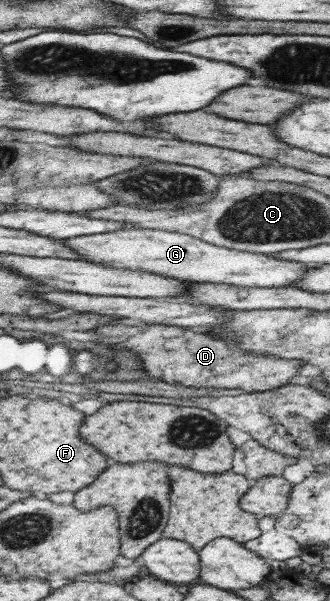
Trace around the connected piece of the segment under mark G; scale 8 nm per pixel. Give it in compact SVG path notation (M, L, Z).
M123 228L112 232L96 233L67 238L64 243L75 250L77 254L83 256L83 261L97 263L98 265L108 265L115 269L132 269L133 271L150 271L150 273L160 273L175 279L194 281L194 283L217 283L225 285L238 285L239 287L281 287L291 286L300 280L311 268L306 263L298 261L287 261L286 259L275 258L275 255L263 253L249 253L231 250L229 247L219 247L207 243L202 239L177 233L176 231L163 231L162 229L141 229Z

